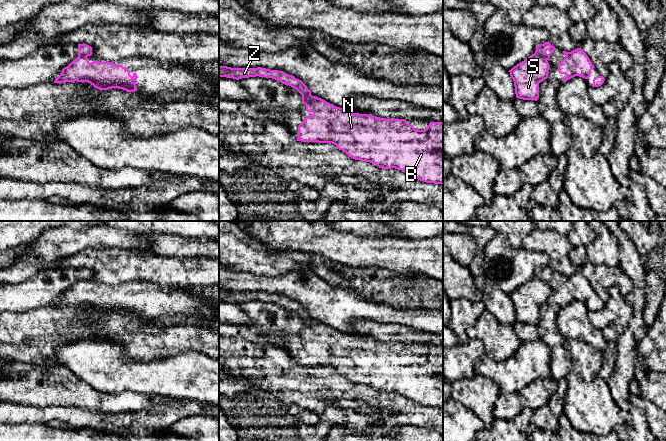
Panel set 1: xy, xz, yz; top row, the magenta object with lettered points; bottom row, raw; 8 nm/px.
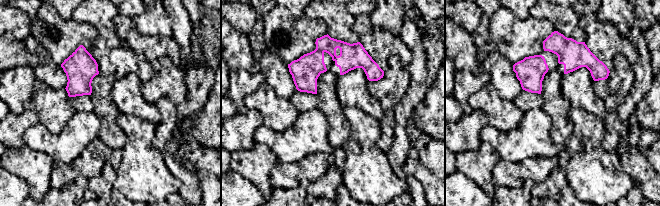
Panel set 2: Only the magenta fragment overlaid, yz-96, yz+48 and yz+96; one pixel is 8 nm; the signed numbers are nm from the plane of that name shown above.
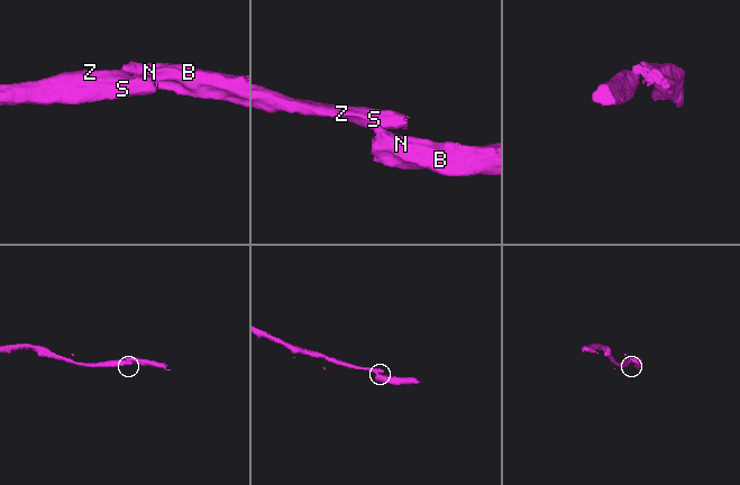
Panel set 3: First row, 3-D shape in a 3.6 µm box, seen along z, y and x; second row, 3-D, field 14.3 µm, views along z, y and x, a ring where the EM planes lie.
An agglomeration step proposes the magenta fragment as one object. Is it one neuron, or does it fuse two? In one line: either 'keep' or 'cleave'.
cleave

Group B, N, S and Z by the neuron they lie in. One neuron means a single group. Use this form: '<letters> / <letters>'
B N / S Z

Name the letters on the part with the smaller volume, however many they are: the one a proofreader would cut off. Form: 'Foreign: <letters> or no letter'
Foreign: B, N

